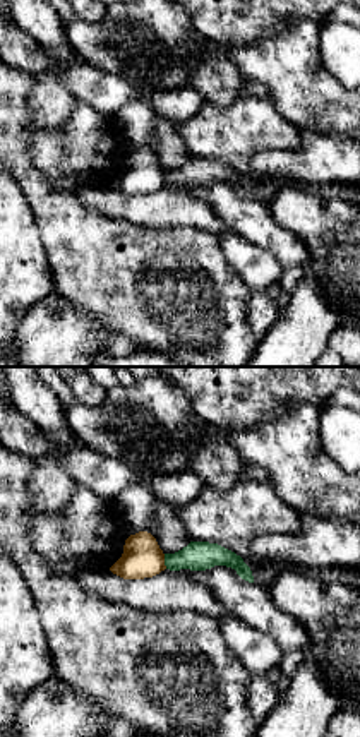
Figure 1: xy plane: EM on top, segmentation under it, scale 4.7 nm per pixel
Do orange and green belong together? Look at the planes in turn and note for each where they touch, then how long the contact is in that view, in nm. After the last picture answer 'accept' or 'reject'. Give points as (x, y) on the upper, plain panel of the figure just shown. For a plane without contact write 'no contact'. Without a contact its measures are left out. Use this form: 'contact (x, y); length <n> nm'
contact (163, 177); length 70 nm

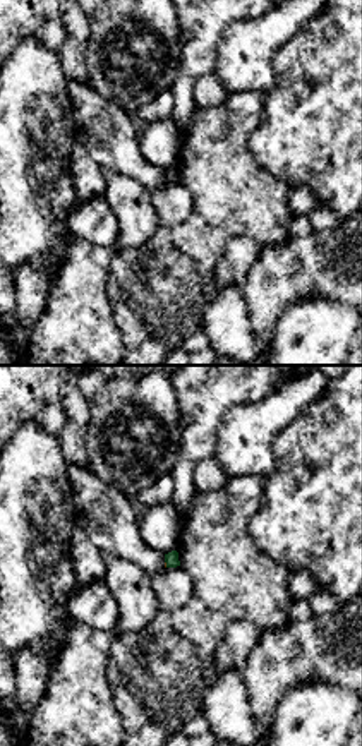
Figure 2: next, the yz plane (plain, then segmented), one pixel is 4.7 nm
contact (165, 180); length 30 nm

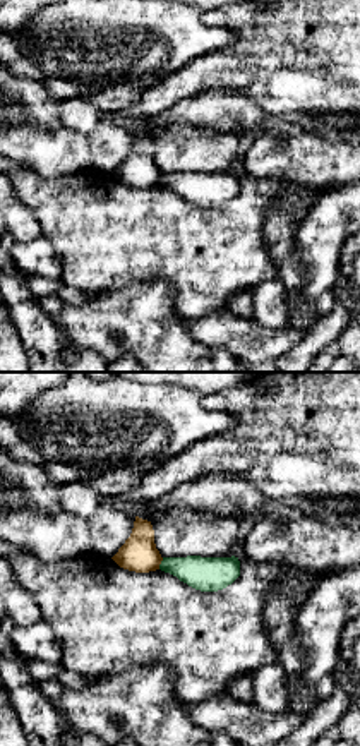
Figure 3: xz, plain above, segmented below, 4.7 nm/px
contact (160, 179); length 60 nm

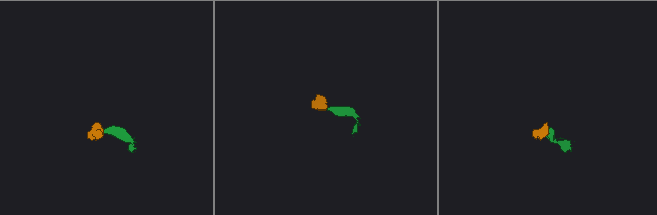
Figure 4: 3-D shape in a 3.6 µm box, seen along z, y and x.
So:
reject

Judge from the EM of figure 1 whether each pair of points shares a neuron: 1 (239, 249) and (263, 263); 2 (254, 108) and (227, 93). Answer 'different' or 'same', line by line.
1: same
2: different

